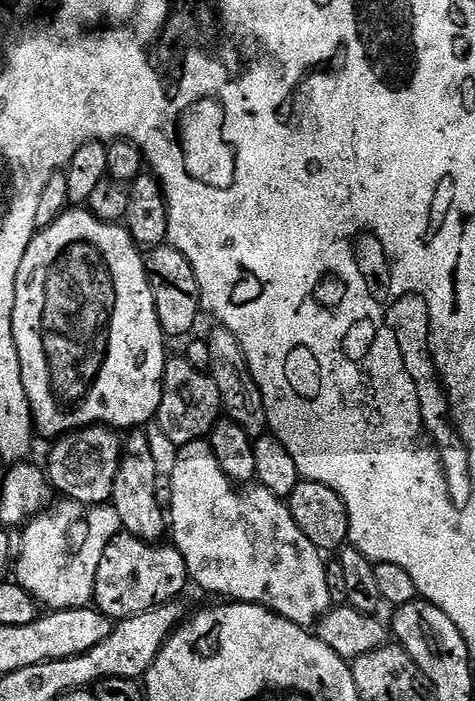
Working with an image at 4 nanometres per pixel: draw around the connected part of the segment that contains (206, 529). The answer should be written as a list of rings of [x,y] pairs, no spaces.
[[[207,439],[195,440],[179,449],[170,481],[172,481],[170,540],[172,536],[171,543],[180,551],[182,558],[186,558],[186,570],[193,585],[197,584],[198,587],[205,588],[206,591],[213,592],[216,596],[224,596],[220,598],[227,598],[232,602],[261,604],[263,608],[271,608],[273,612],[278,612],[281,616],[289,618],[301,618],[300,616],[306,615],[311,608],[321,607],[320,609],[323,609],[325,607],[324,600],[328,600],[332,596],[331,590],[328,589],[328,572],[324,569],[325,557],[320,549],[314,546],[314,542],[310,542],[310,538],[306,538],[306,534],[302,534],[302,530],[298,530],[298,522],[294,522],[287,503],[281,497],[270,494],[270,490],[259,486],[252,486],[247,490],[238,490],[233,480],[224,473],[222,466],[218,466],[218,458],[214,458],[214,450]]]

